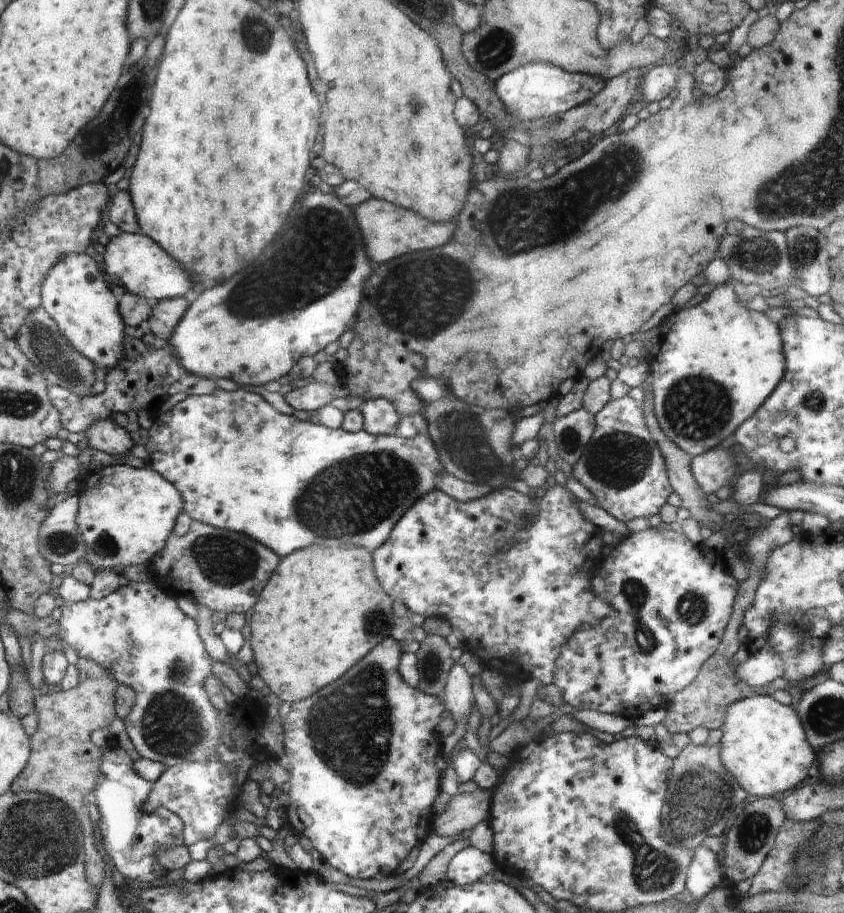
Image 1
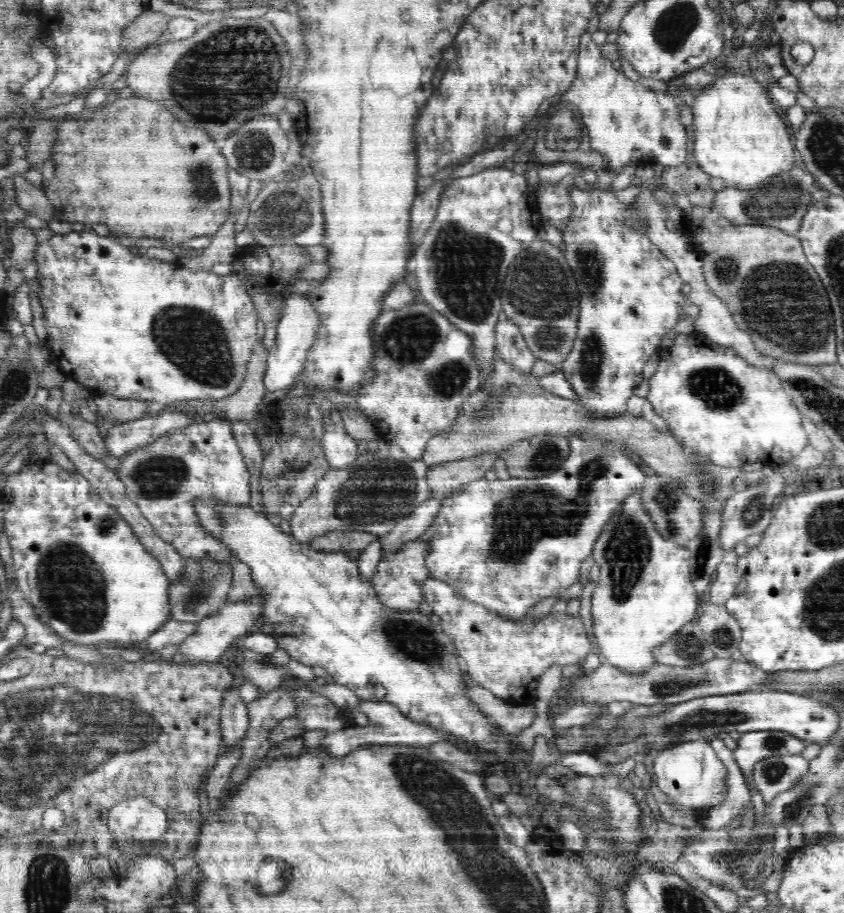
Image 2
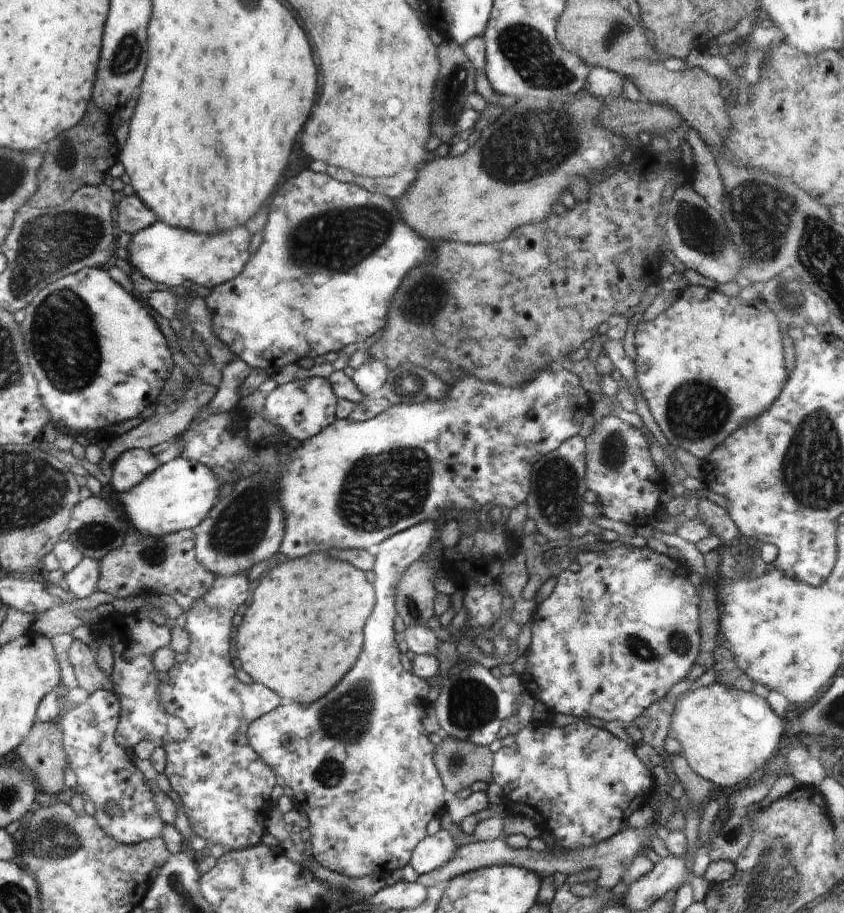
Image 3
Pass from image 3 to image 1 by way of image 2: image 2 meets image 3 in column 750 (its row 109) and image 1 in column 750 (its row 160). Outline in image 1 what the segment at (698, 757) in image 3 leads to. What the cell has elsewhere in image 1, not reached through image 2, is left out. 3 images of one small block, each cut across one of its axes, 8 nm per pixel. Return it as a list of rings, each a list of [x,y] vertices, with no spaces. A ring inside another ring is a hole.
[[[750,695],[748,698],[731,704],[725,712],[725,721],[720,741],[721,761],[729,773],[737,778],[738,784],[752,798],[775,797],[786,790],[800,786],[808,780],[808,770],[816,760],[816,749],[809,743],[804,732],[803,722],[791,705],[784,705],[770,695]]]

